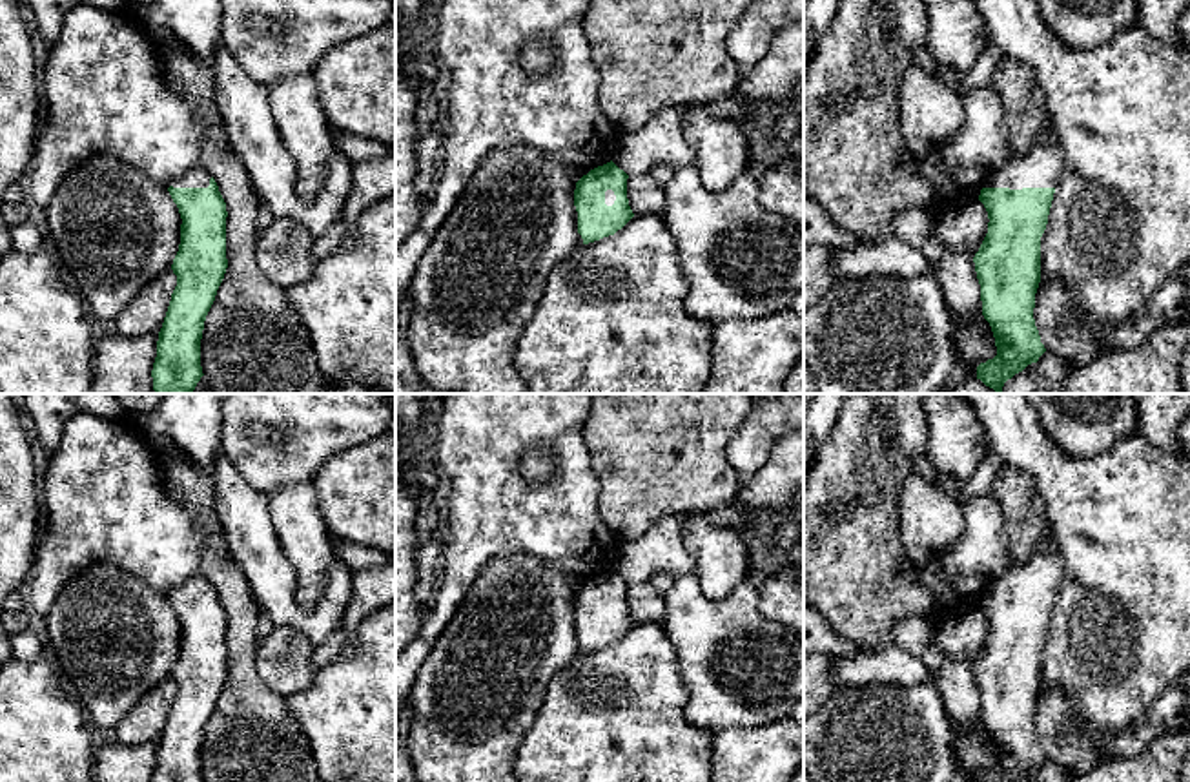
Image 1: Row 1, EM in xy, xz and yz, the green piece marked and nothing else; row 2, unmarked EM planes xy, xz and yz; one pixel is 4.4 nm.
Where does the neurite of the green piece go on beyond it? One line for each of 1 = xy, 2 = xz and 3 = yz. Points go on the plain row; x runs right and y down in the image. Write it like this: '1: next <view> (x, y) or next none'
1: next xy (197, 586)
2: next xz (609, 604)
3: next yz (1039, 575)

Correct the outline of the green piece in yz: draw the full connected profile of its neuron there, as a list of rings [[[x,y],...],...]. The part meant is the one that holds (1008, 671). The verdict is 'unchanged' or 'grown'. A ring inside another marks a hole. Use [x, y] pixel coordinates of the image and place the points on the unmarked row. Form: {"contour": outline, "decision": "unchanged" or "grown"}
{"contour": [[[1044,534],[1042,545],[1022,565],[984,589],[979,609],[990,631],[973,671],[997,764],[980,771],[977,782],[1019,782],[1046,760],[1033,716],[1041,645],[1061,580],[1059,550]]], "decision": "grown"}

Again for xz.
{"contour": [[[610,569],[576,591],[580,653],[614,643],[634,625],[627,607],[627,587],[629,583]]], "decision": "grown"}

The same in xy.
{"contour": [[[202,572],[173,589],[168,600],[182,627],[171,673],[177,695],[159,740],[151,782],[202,782],[204,729],[228,676],[228,620],[215,587]]], "decision": "grown"}

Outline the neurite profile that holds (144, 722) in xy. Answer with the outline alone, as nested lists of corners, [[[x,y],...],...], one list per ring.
[[[173,678],[151,687],[115,727],[117,742],[124,746],[159,742],[175,695]]]

